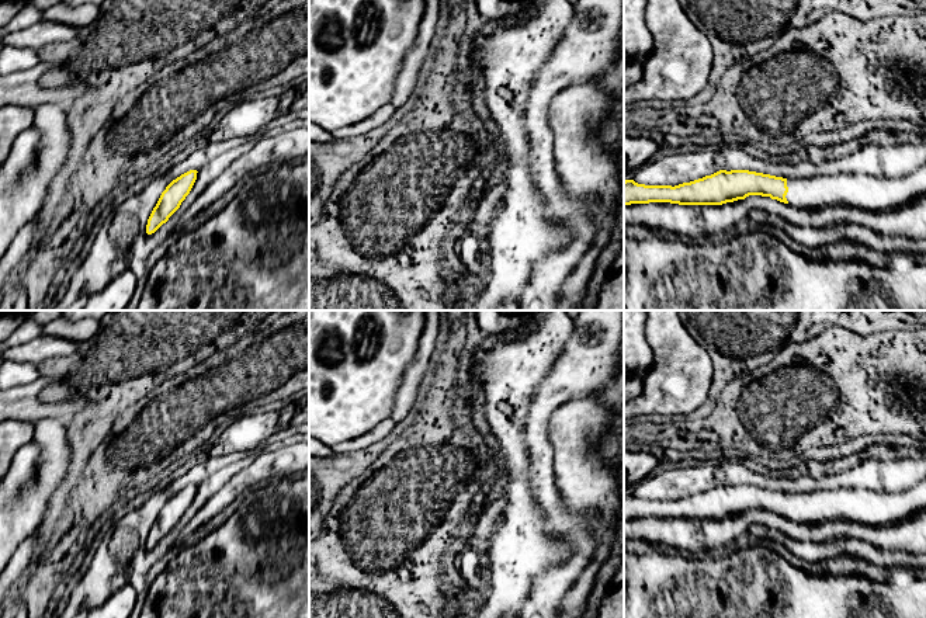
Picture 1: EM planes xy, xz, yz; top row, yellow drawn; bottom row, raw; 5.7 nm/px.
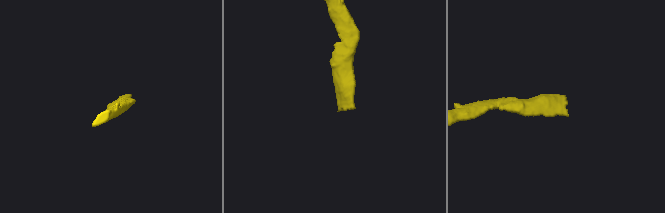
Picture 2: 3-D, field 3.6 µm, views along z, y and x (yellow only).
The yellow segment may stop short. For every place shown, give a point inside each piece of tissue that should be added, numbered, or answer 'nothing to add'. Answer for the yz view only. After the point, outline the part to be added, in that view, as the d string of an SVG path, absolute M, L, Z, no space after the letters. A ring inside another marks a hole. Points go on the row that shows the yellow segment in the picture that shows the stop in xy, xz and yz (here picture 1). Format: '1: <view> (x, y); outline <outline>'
1: yz (862, 191); outline M926 164L906 177L877 178L863 173L787 178L791 208L849 205L860 211L894 211L926 195Z

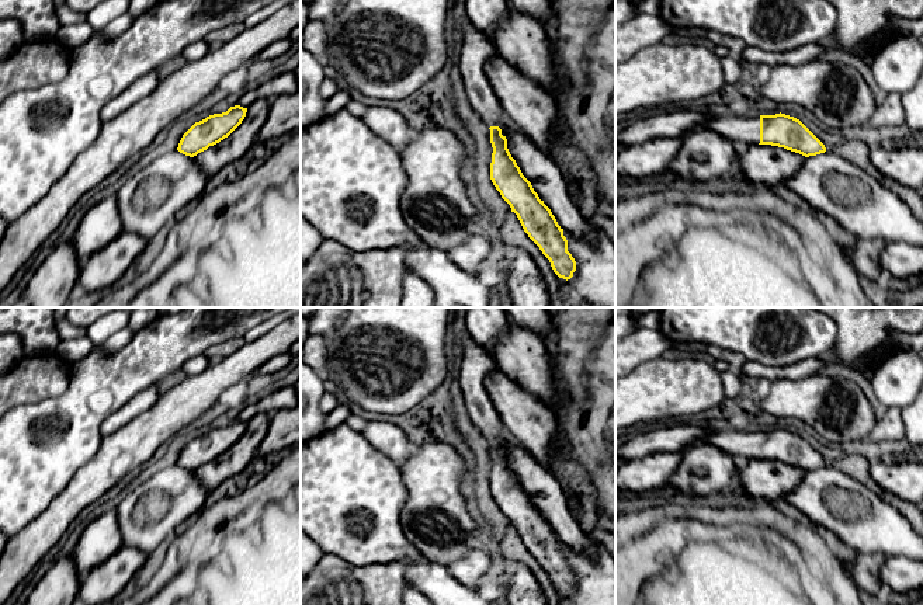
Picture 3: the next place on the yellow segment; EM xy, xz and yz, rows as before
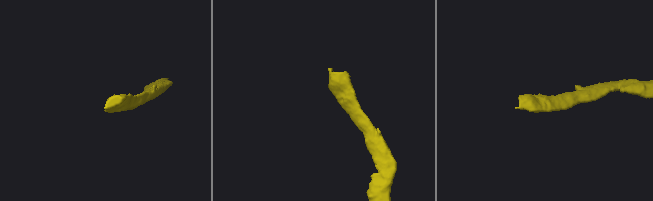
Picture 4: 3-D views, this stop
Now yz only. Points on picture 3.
1: yz (742, 131); outline M732 114L712 117L695 128L704 129L733 142L740 150L760 143L760 117L746 118Z

